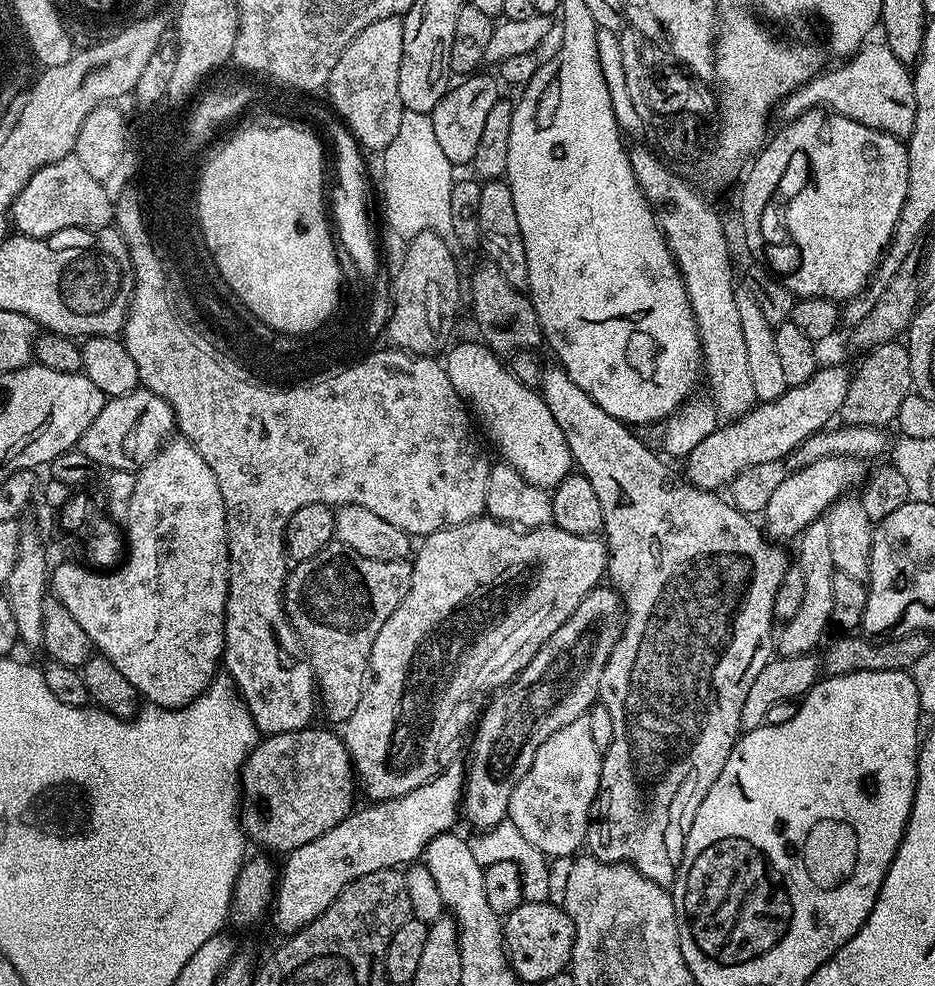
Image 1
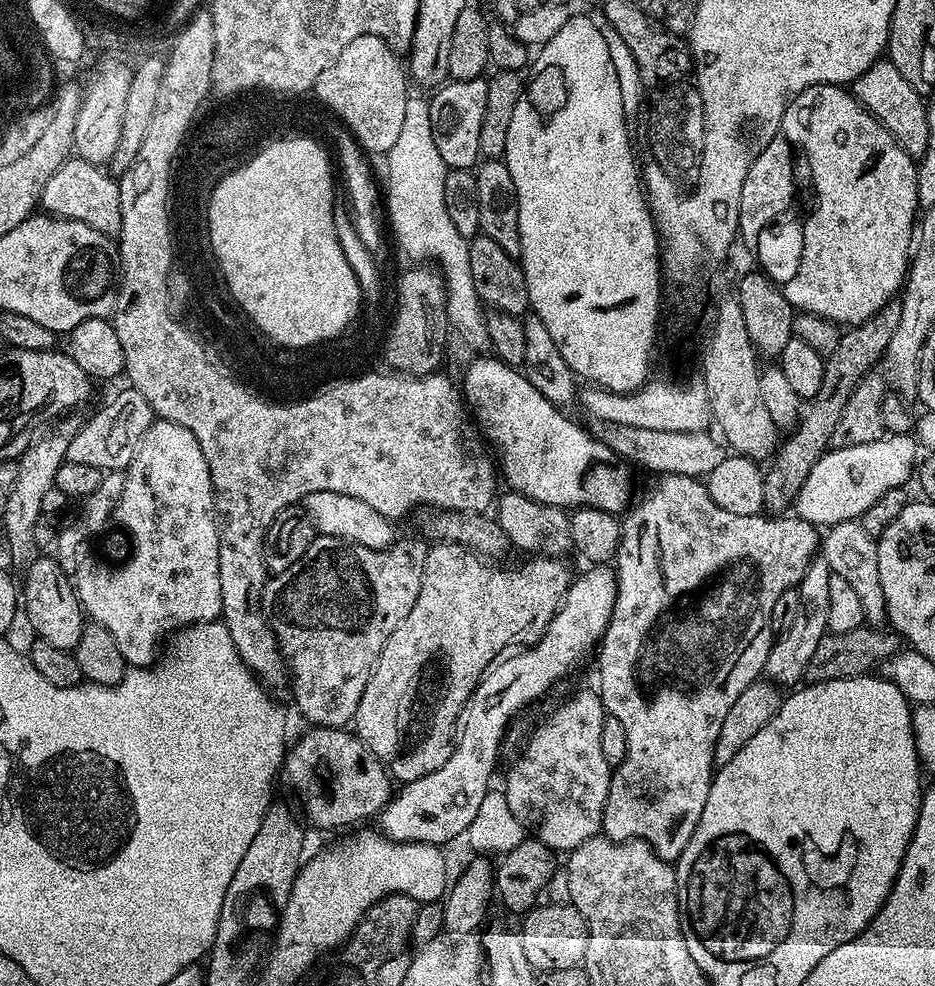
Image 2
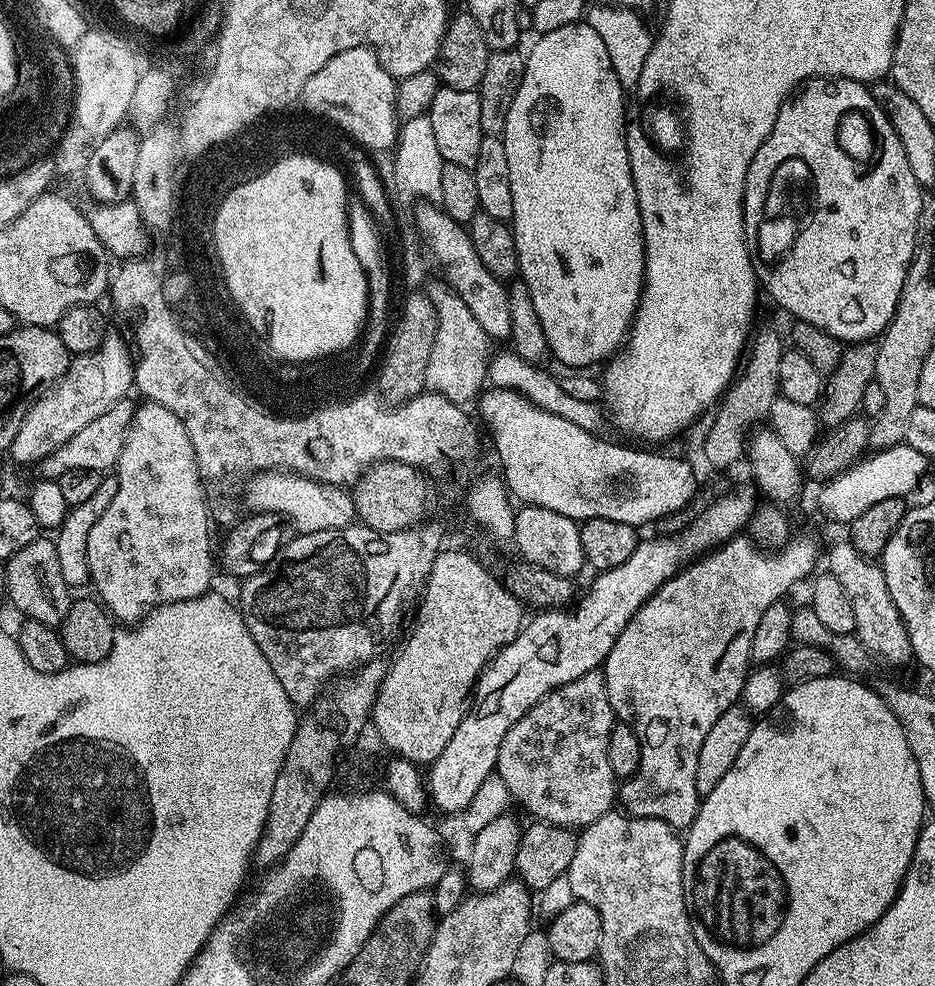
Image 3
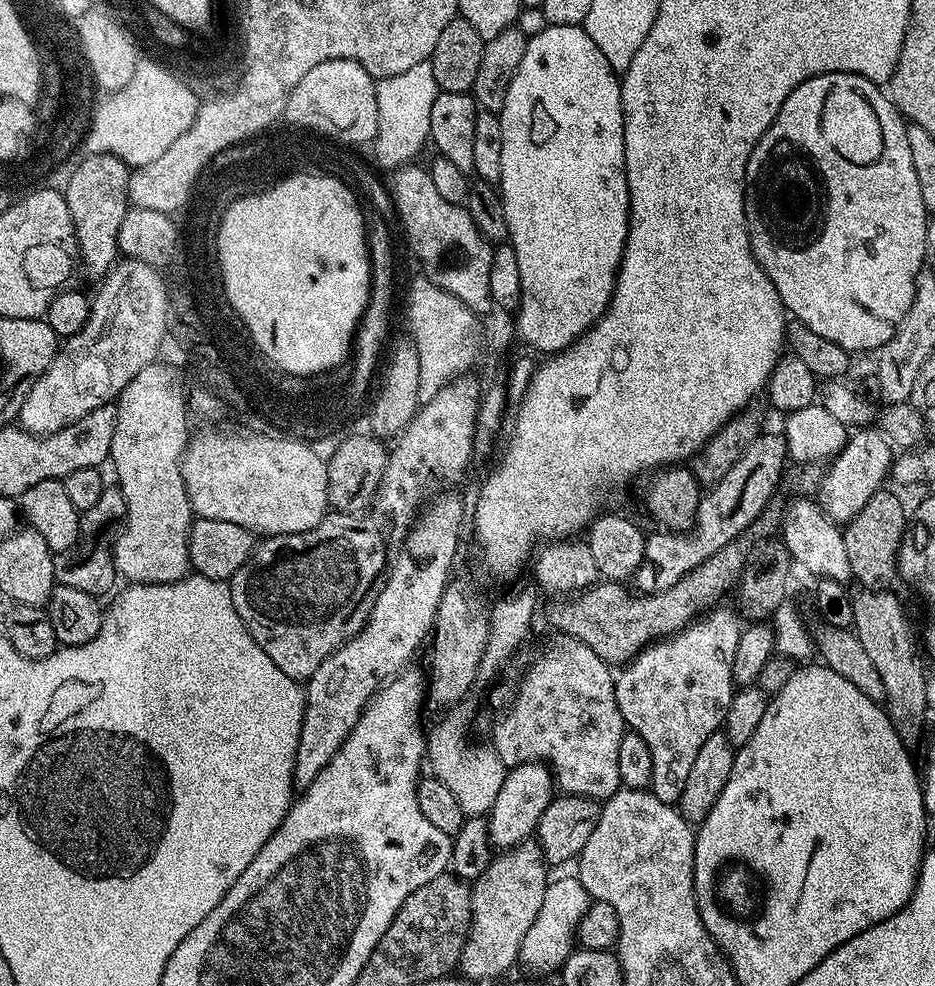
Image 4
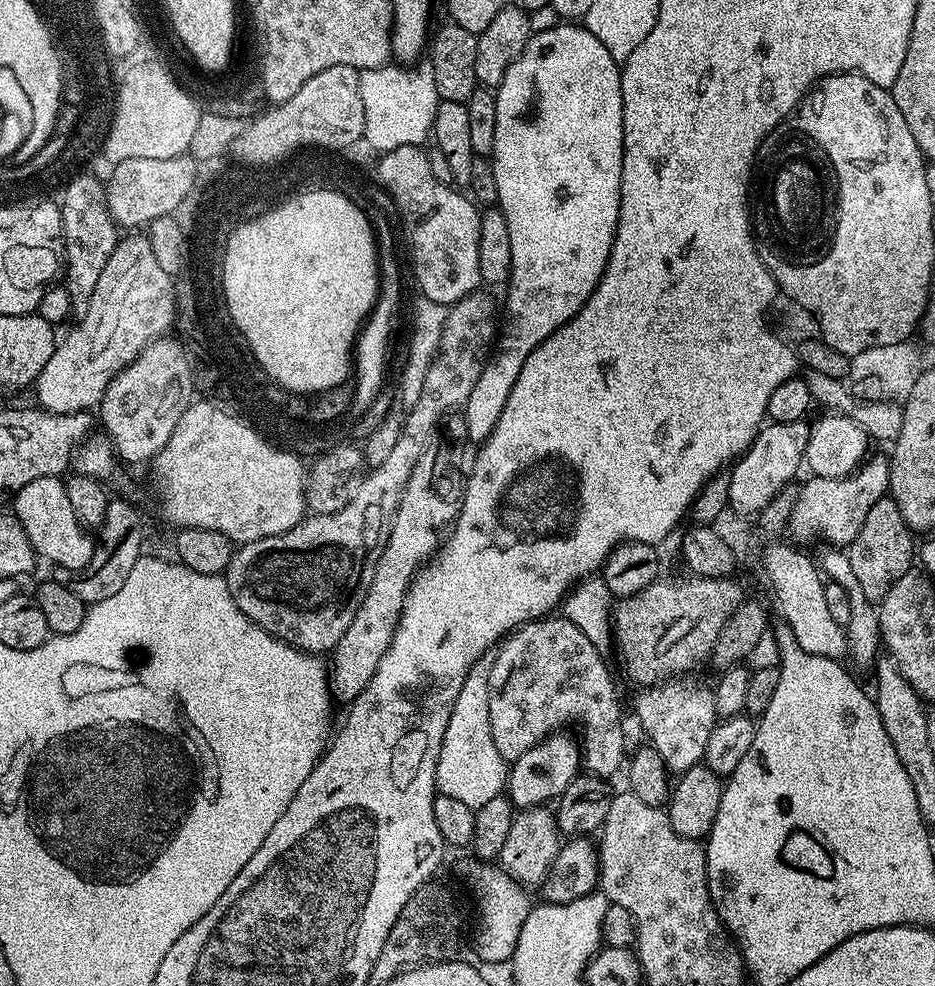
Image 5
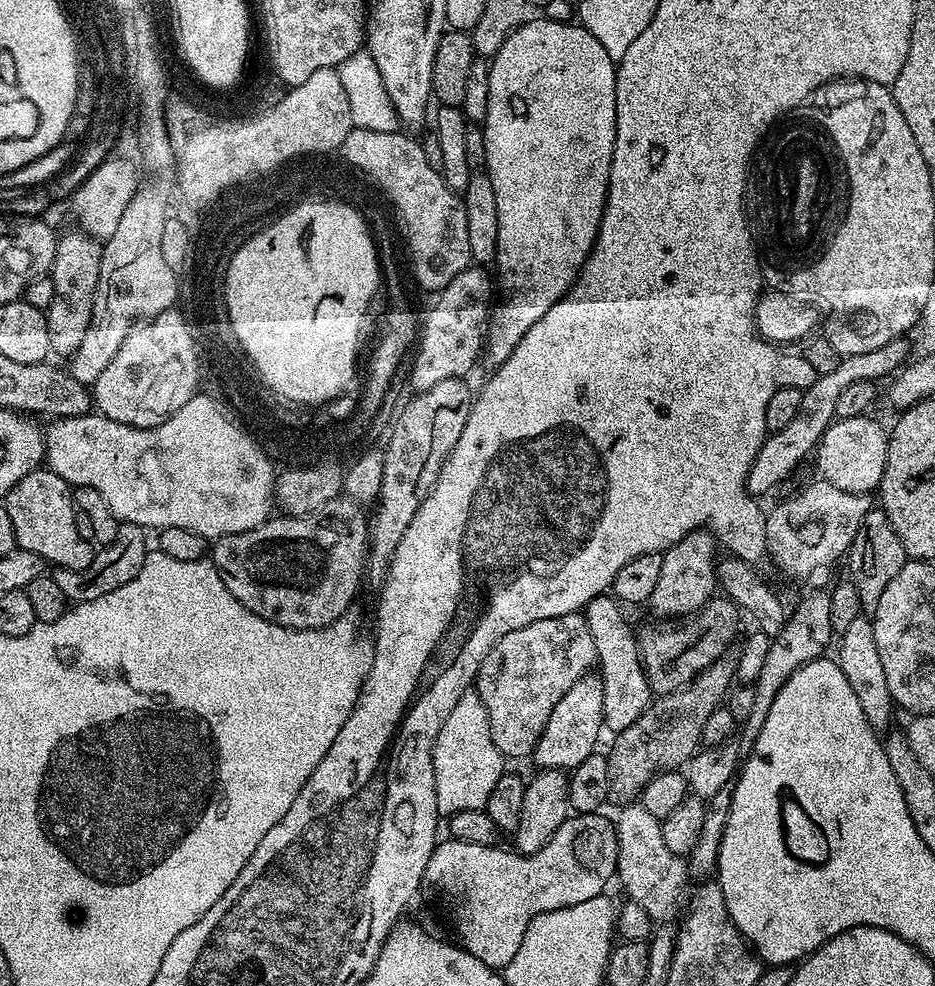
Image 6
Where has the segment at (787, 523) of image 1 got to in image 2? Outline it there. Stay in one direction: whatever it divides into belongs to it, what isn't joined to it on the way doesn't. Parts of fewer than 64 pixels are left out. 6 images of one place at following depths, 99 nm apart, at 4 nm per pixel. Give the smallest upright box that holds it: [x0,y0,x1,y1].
[794,434,918,526]

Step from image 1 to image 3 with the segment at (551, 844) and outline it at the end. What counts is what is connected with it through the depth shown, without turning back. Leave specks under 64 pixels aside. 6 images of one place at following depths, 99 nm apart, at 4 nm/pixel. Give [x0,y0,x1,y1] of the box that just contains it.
[495,671,618,830]

